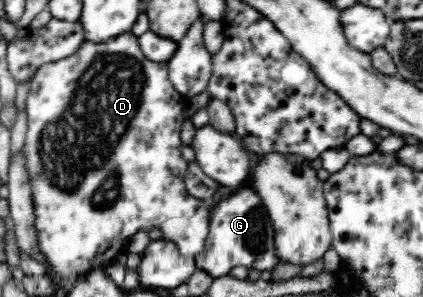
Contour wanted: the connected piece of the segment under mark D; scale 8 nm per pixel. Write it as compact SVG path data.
M129 31L105 42L83 41L71 56L39 66L30 83L31 88L26 98L28 129L22 150L24 150L29 177L31 177L33 205L35 205L35 227L37 227L41 251L47 257L47 263L57 273L61 272L64 275L82 275L97 269L107 270L133 235L140 230L143 230L146 234L155 228L161 229L165 233L165 240L175 243L181 254L196 258L204 250L209 233L210 214L206 200L199 200L190 196L185 187L184 179L186 178L188 162L181 154L184 144L181 141L180 134L187 99L183 94L178 93L172 85L168 77L168 62L149 60L142 53L138 36Z

